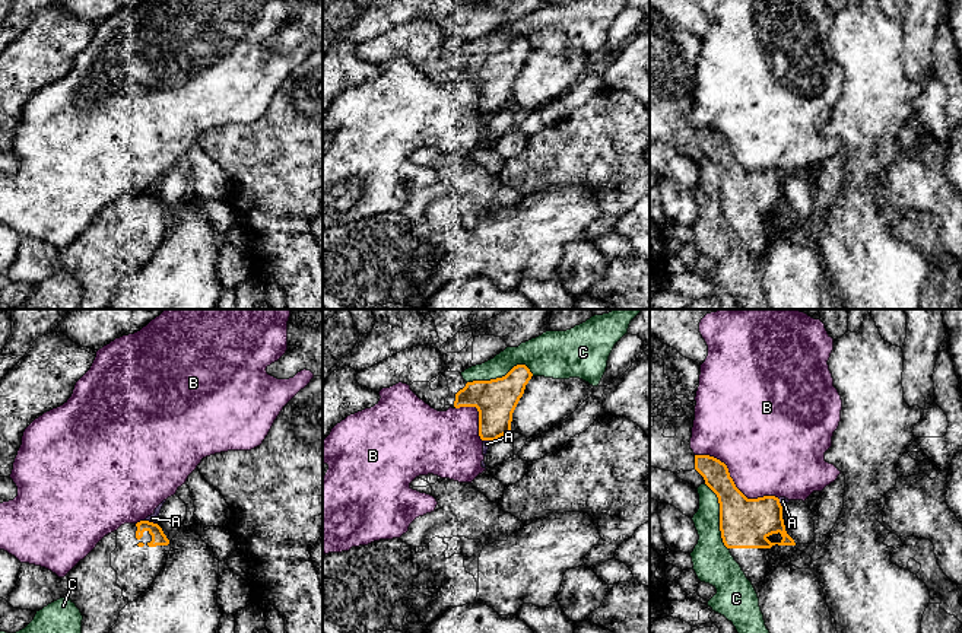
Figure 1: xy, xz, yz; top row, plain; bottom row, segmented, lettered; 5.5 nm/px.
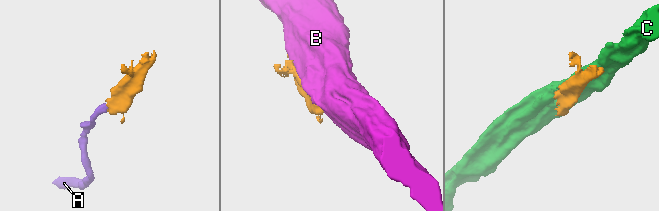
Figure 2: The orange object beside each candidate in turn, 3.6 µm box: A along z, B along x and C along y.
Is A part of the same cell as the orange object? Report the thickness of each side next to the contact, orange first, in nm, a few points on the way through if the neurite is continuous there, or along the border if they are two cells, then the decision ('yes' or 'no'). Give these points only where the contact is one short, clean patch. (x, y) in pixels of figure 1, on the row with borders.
calibres 80 and 50 nm; no

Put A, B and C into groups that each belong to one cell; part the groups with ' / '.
A / B / C

